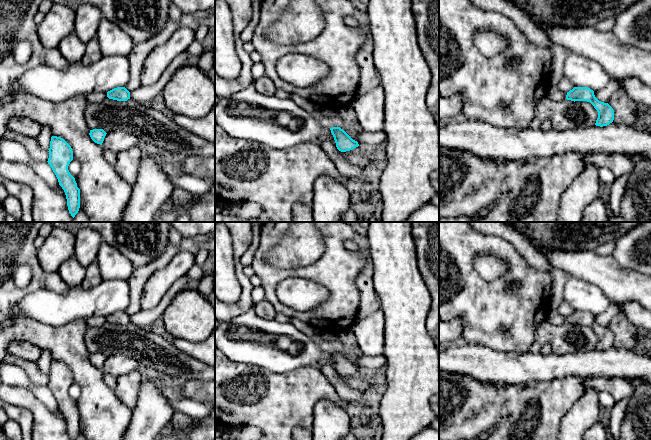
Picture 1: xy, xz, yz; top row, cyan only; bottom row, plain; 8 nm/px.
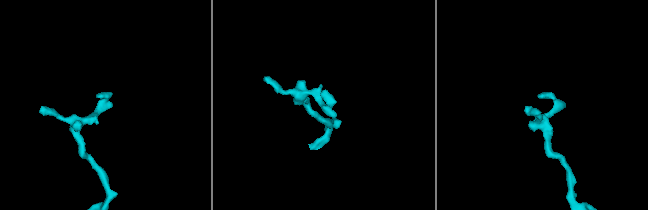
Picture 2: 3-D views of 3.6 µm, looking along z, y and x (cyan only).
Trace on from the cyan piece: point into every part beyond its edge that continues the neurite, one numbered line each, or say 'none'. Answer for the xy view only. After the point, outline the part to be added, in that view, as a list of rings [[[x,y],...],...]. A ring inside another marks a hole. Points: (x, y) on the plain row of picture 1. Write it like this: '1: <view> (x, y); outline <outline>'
none

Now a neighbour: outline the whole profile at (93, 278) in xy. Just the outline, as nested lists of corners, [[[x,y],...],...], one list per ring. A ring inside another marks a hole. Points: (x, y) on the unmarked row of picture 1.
[[[96,261],[92,262],[86,268],[86,275],[81,284],[84,289],[90,289],[98,286],[103,282],[99,266]]]

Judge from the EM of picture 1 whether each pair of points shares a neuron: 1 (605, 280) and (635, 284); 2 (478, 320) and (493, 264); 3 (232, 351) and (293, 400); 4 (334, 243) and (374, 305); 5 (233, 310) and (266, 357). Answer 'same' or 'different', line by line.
1: same
2: different
3: different
4: different
5: different

